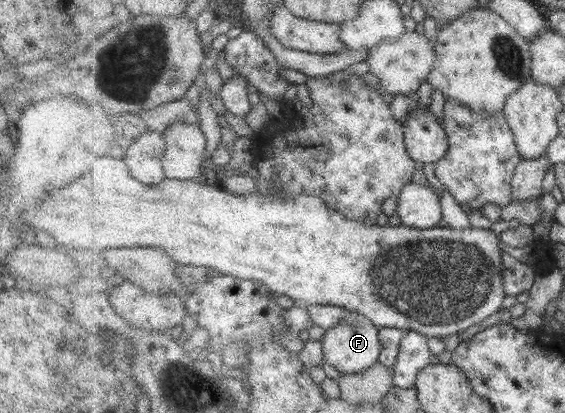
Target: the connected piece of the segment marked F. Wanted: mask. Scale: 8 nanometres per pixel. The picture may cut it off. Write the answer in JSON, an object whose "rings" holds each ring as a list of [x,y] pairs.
{"rings":[[[347,312],[337,325],[324,332],[321,337],[326,363],[342,374],[361,373],[372,367],[380,359],[382,341],[380,328],[361,312]]]}

